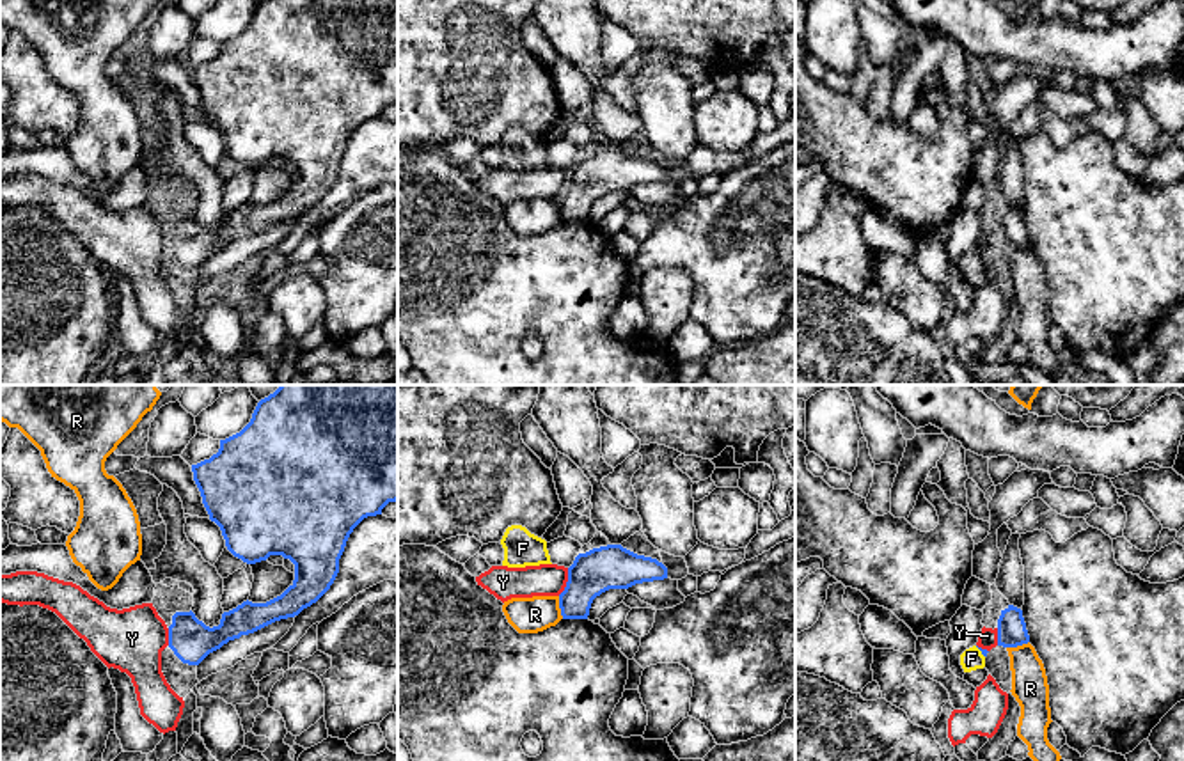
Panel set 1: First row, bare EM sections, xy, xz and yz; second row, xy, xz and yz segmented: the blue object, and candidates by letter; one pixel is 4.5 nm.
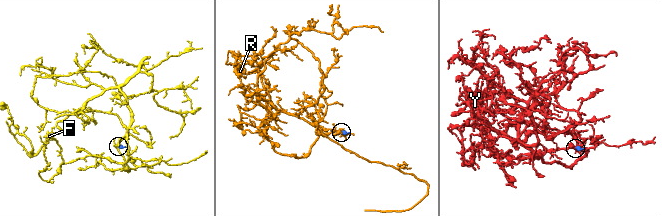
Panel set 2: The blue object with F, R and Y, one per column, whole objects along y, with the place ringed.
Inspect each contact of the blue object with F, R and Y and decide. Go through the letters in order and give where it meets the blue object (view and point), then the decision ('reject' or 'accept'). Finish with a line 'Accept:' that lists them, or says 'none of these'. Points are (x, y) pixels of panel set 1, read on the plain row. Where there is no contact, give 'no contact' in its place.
F: meets blue in yz at (980, 252); accept
R: meets blue in xz at (560, 210); reject
Y: meets blue in xz at (567, 185); reject
Accept: F

